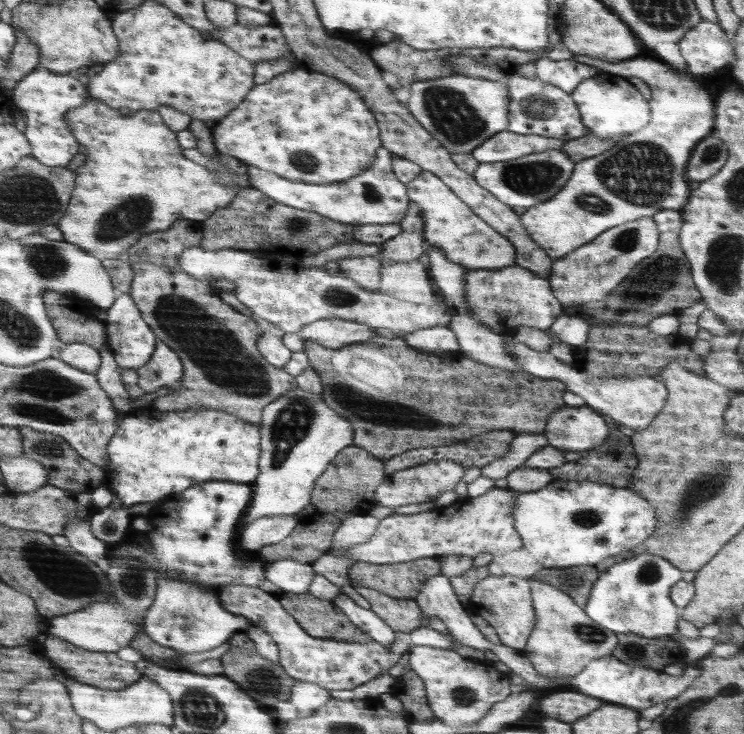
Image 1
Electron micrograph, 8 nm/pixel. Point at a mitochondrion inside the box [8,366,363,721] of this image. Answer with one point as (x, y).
(55, 575)

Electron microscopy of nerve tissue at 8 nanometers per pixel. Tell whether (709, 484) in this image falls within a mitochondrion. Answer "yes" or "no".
yes

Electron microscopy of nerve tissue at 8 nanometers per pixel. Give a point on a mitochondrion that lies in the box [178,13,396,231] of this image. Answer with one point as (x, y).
(306, 161)

